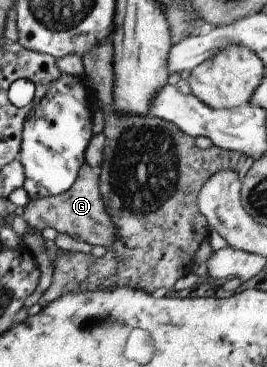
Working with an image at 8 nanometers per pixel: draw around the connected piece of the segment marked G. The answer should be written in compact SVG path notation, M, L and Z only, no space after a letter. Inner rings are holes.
M85 162L81 165L81 171L79 171L75 183L67 191L29 201L24 207L22 217L27 221L29 227L33 227L37 231L53 227L59 233L76 236L78 240L85 241L92 246L104 245L109 248L119 239L115 223L111 223L111 215L102 201L99 174Z

